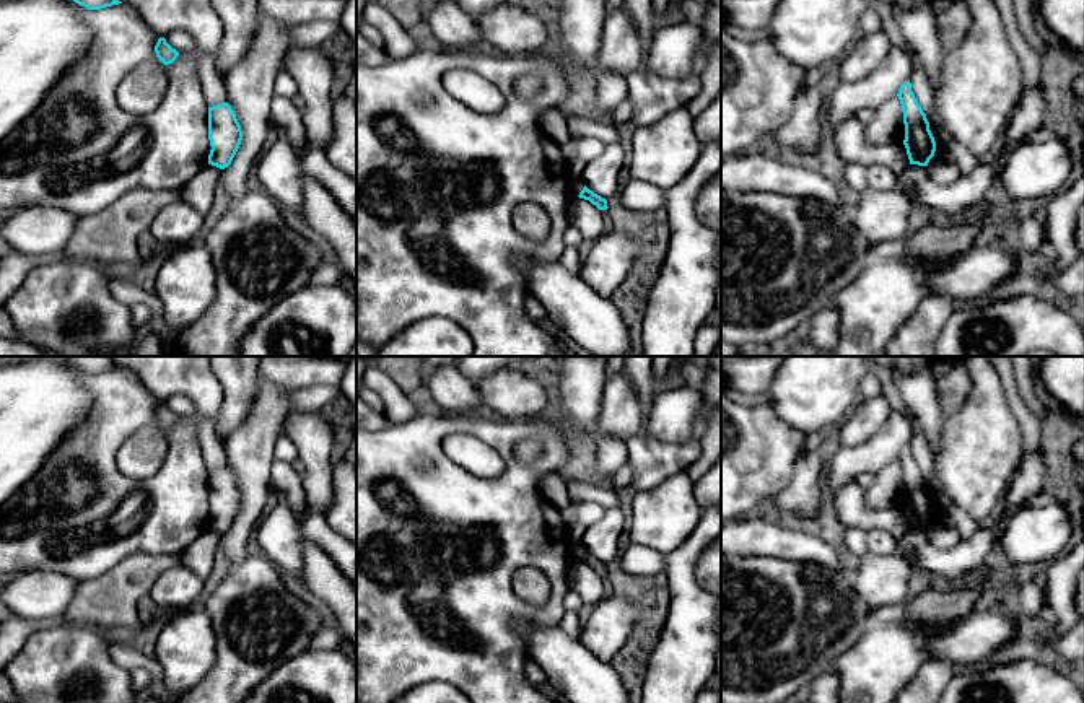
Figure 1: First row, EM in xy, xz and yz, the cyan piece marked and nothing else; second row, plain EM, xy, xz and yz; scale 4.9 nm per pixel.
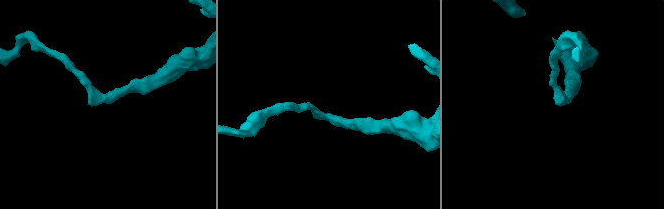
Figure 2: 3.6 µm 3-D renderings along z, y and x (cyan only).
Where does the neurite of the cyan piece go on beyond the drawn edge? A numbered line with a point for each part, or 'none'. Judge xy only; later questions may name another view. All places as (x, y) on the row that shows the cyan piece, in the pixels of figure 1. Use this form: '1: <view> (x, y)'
none

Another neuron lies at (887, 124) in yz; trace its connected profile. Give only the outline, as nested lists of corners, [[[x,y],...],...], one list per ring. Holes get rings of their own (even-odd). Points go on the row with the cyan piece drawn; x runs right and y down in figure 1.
[[[898,96],[884,101],[864,125],[864,137],[869,145],[885,145],[905,140],[903,112]]]

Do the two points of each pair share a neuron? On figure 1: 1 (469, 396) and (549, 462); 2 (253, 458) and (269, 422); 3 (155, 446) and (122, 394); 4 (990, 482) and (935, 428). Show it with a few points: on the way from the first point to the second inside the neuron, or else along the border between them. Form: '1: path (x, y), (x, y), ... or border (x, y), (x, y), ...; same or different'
1: border (433, 407), (450, 414), (471, 414); different
2: path (253, 449), (253, 441), (261, 430); same
3: border (168, 443), (155, 427), (140, 427), (116, 454); different
4: border (943, 415), (939, 449), (933, 456); different

